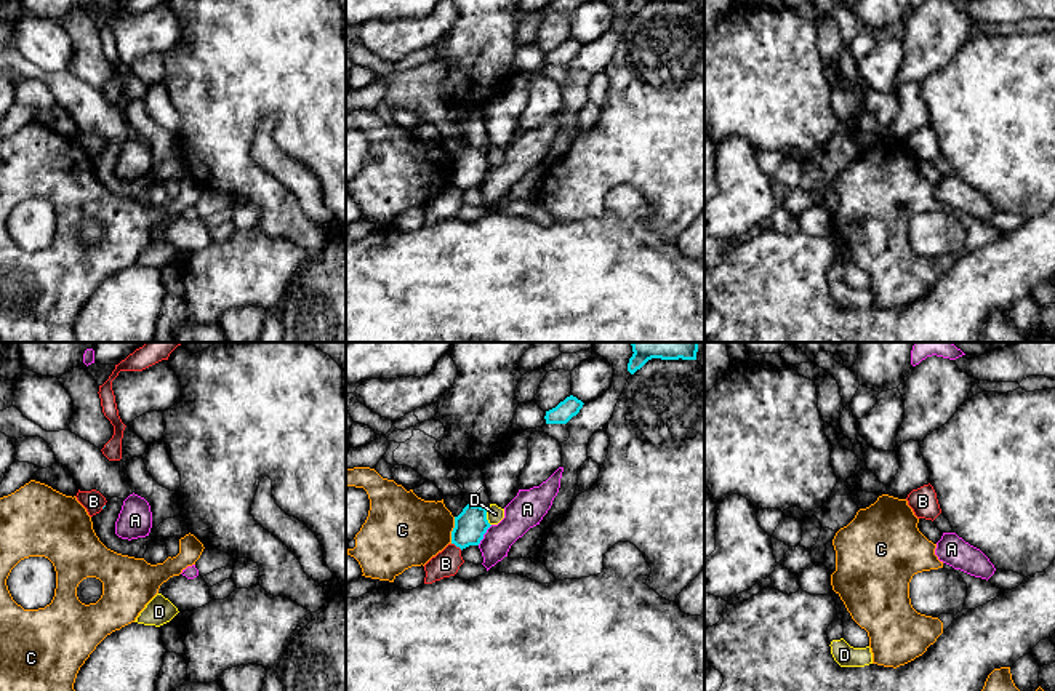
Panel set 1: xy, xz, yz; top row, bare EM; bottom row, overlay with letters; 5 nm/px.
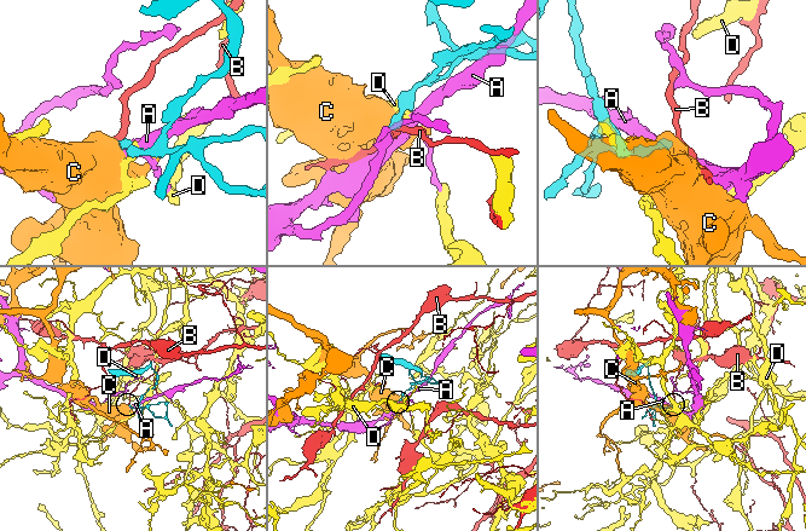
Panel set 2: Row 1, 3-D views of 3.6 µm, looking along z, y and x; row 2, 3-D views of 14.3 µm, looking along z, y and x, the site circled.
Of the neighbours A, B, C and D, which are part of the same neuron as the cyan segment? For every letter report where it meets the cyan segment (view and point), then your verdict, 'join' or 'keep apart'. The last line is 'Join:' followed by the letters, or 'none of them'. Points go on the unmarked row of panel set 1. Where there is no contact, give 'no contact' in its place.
A: meets cyan in xz at (484, 175); keep apart
B: meets cyan in xz at (457, 187); keep apart
C: meets cyan in xz at (453, 171); keep apart
D: meets cyan in xz at (485, 160); keep apart
Join: none of them

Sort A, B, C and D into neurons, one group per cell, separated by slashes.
A / B / C / D

